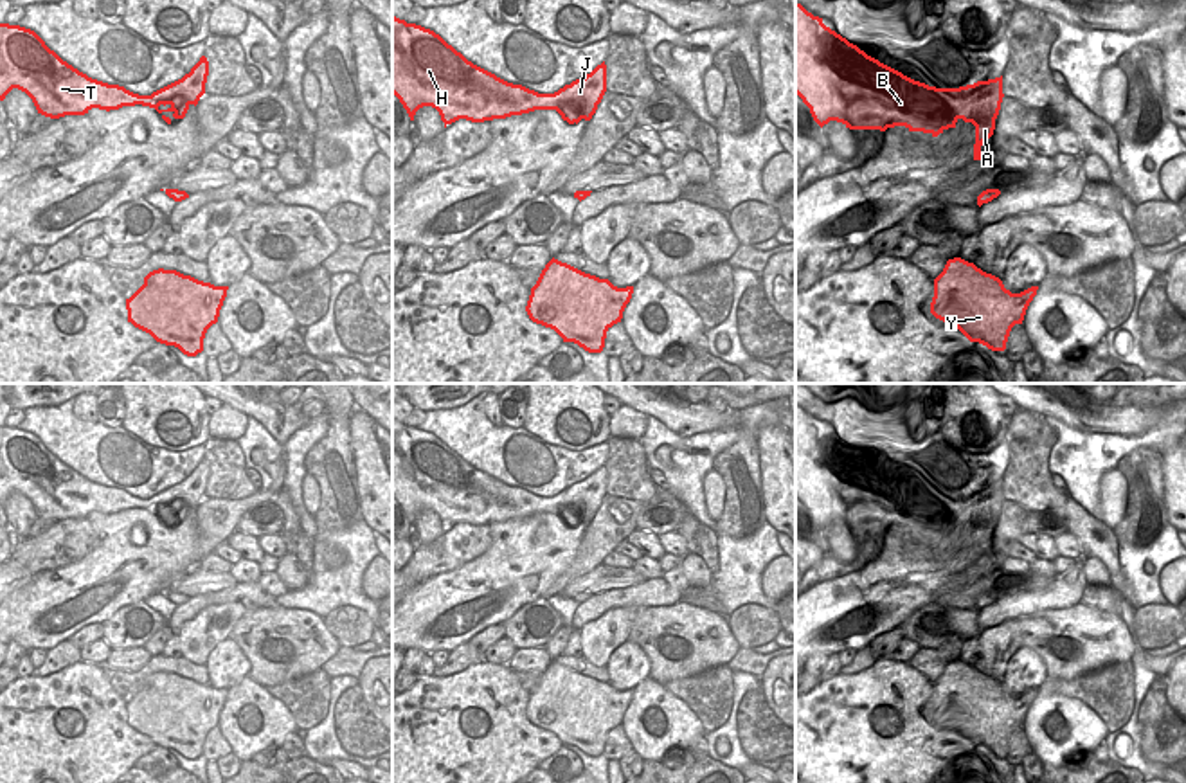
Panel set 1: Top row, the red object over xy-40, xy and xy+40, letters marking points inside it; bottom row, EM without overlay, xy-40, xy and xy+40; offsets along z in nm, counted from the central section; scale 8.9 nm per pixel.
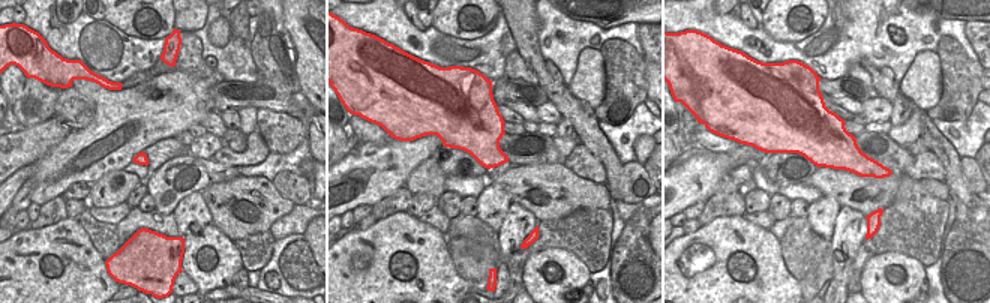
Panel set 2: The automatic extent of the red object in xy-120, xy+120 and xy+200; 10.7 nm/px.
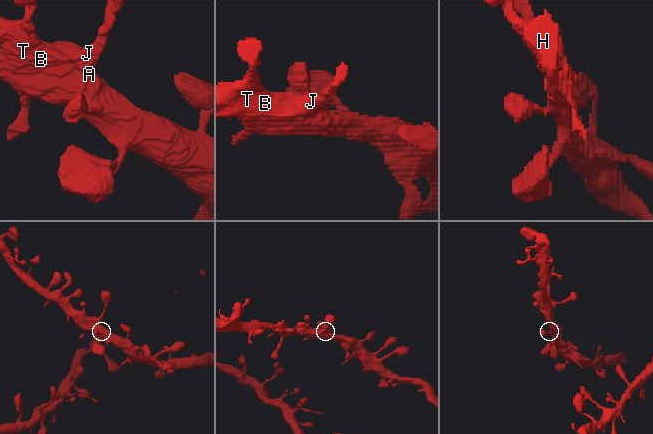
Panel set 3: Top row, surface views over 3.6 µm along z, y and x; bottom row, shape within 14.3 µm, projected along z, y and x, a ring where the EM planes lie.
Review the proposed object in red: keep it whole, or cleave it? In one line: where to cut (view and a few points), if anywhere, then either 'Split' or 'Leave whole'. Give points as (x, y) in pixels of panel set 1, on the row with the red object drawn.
No split. Leave whole.

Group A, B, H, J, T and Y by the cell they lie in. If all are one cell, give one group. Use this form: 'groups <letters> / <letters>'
groups A B H J T Y

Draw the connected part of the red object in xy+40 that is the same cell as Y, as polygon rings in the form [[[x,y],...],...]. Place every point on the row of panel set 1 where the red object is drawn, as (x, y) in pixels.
[[[954,257],[934,279],[930,313],[957,328],[970,342],[979,342],[992,351],[1004,351],[1011,328],[1022,324],[1037,290],[1038,286],[1031,286],[1020,293],[1011,293],[999,277],[983,272],[974,263]]]

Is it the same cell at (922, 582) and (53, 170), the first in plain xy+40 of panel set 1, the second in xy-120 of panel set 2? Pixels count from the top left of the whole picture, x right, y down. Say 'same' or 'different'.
same

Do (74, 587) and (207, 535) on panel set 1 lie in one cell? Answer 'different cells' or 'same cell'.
different cells

